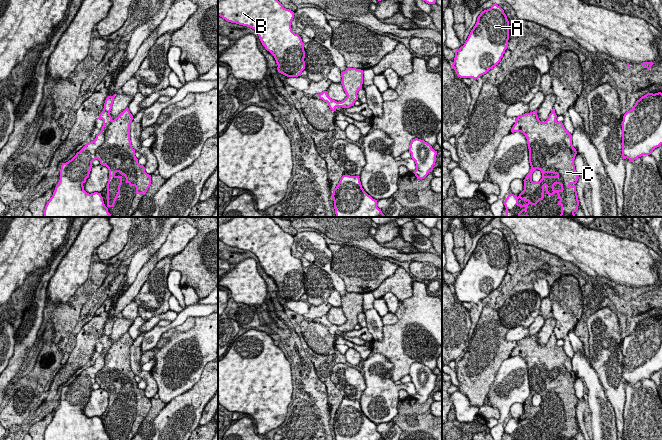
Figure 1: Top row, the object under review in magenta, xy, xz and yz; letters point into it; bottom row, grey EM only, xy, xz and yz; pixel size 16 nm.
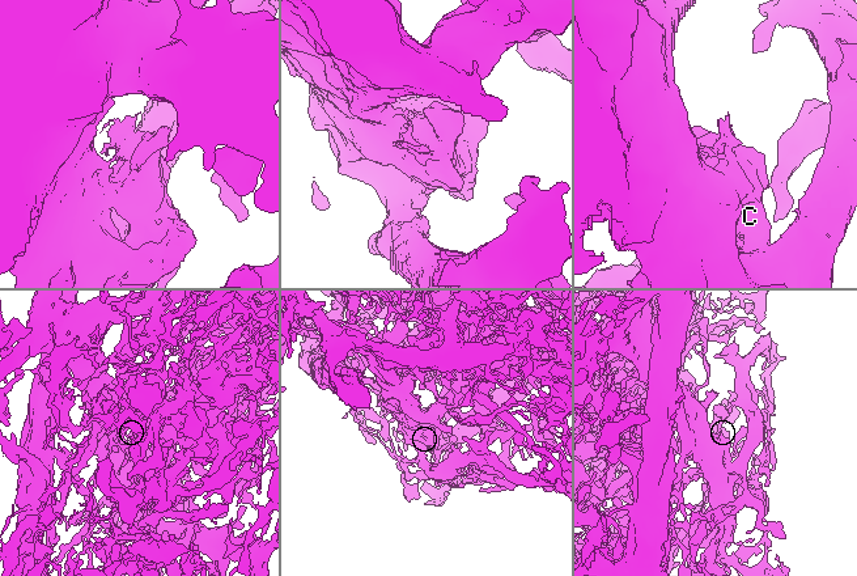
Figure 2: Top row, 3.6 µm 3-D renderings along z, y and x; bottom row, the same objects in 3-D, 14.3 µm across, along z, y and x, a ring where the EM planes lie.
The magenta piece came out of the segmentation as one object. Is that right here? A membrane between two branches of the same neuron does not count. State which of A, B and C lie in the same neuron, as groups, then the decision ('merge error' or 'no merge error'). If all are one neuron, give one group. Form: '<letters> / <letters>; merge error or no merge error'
A B / C; merge error

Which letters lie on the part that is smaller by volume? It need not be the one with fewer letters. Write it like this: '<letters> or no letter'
C

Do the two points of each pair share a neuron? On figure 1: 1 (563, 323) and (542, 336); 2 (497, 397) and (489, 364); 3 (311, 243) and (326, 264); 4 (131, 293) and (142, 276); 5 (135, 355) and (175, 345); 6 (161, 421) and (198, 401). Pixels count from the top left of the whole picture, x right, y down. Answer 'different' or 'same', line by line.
1: different
2: different
3: same
4: same
5: different
6: same

